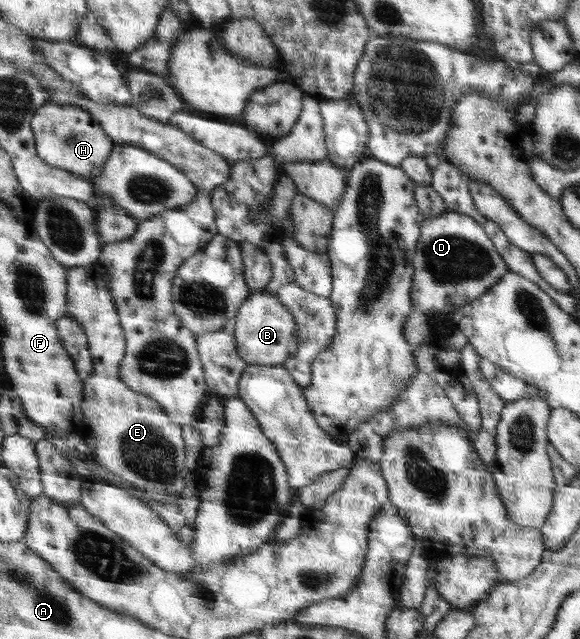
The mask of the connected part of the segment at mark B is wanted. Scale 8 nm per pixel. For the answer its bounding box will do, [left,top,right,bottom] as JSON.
[230,292,299,366]

